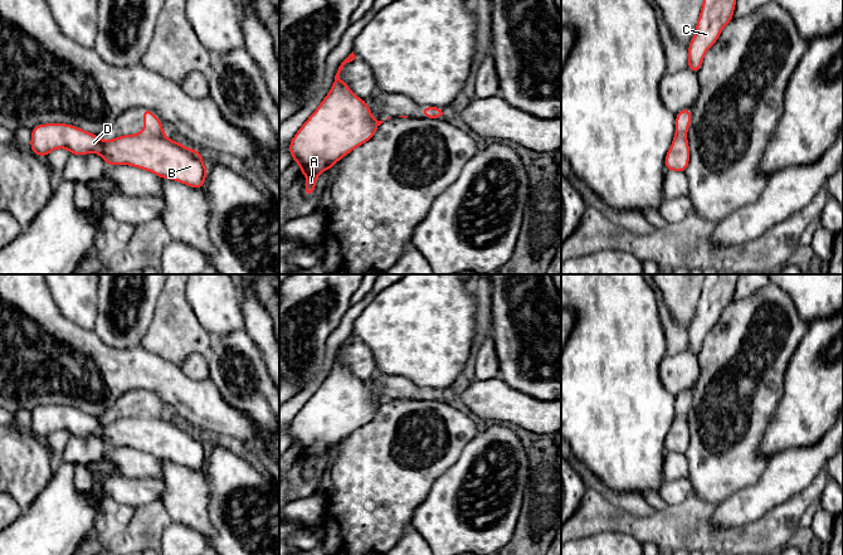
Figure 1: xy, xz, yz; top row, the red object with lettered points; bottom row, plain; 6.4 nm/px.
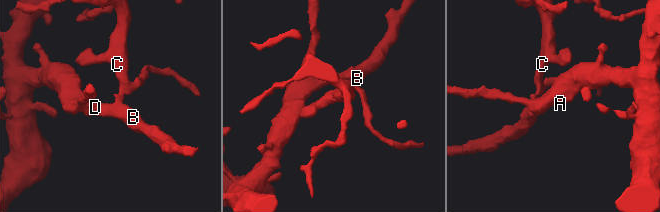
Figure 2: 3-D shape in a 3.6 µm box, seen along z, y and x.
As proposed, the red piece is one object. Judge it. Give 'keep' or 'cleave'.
keep

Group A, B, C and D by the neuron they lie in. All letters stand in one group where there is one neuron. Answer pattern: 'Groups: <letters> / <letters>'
Groups: A B C D

